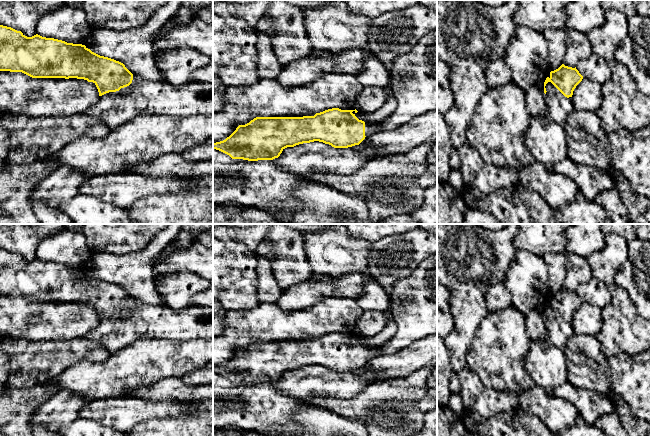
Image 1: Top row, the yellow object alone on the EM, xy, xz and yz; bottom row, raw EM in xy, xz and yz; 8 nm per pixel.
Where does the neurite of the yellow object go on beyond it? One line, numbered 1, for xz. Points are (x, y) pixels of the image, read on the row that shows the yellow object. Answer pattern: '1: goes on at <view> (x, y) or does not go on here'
1: goes on at xz (370, 128)

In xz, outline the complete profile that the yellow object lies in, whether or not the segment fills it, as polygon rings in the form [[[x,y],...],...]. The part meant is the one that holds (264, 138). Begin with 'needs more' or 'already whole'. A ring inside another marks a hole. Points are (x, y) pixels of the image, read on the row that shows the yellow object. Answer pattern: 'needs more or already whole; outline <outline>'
needs more; outline [[[332,108],[314,116],[256,117],[245,125],[239,125],[225,140],[213,143],[213,149],[229,155],[232,159],[273,160],[287,147],[319,141],[334,148],[348,148],[359,145],[367,136],[376,132],[376,124],[369,123],[356,109]]]

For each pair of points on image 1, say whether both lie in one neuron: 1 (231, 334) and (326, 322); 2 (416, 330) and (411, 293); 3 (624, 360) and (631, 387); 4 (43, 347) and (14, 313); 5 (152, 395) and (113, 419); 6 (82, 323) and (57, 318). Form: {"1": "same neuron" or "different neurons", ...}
{"1": "same neuron", "2": "same neuron", "3": "same neuron", "4": "different neurons", "5": "different neurons", "6": "same neuron"}

